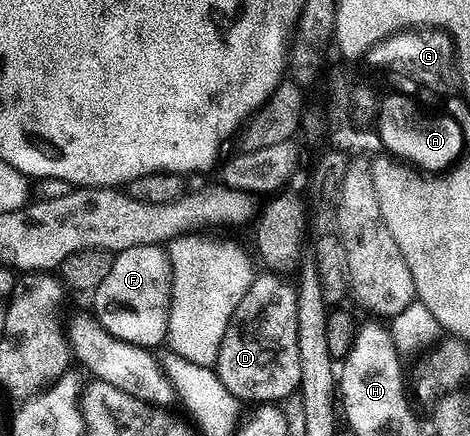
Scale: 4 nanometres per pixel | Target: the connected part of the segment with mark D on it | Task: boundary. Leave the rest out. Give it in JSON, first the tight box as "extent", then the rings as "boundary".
{"extent":[214,273,301,405],"boundary":[[[274,273],[256,274],[237,305],[217,349],[214,369],[221,385],[240,401],[275,405],[296,394],[301,381],[297,349],[296,288]]]}

